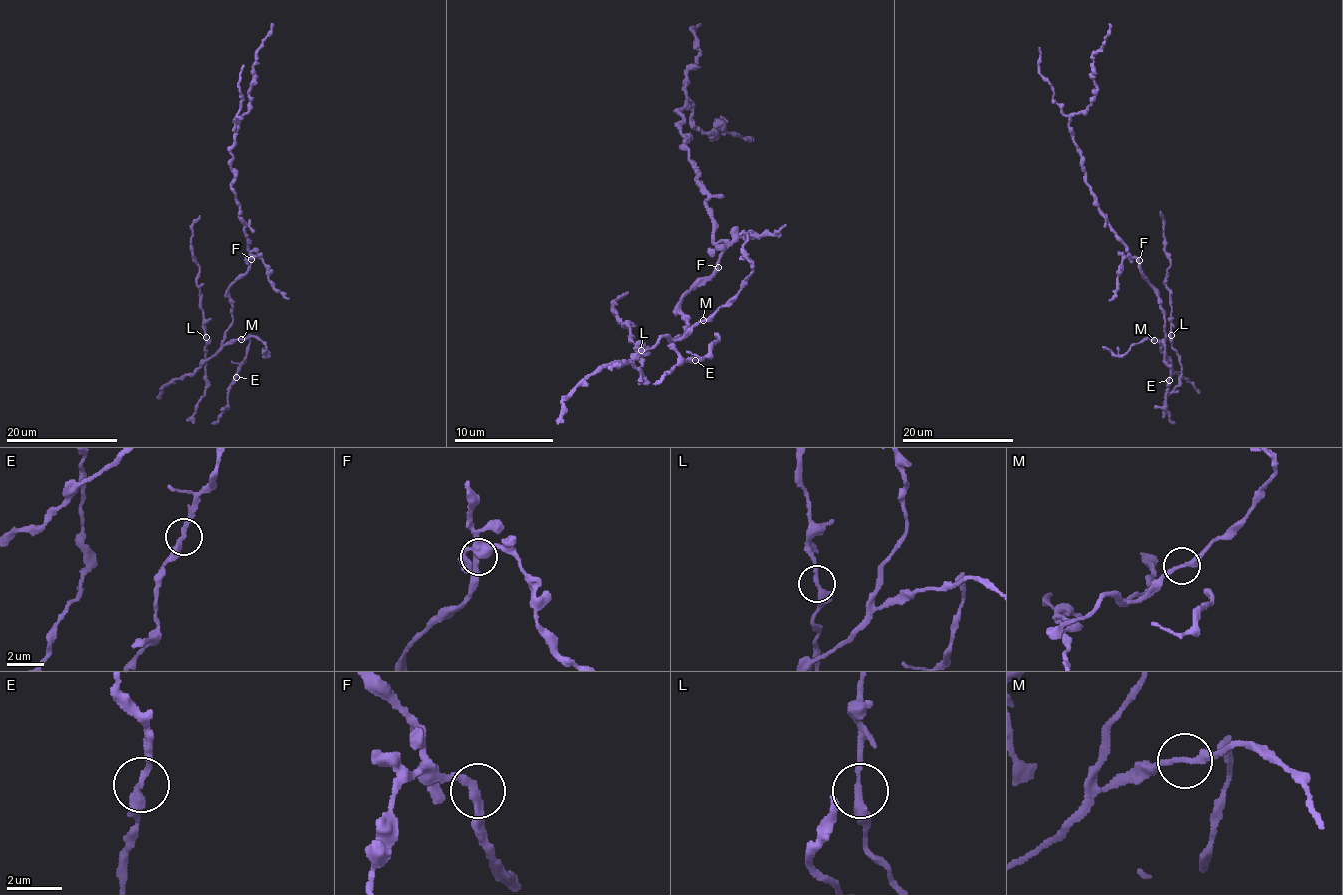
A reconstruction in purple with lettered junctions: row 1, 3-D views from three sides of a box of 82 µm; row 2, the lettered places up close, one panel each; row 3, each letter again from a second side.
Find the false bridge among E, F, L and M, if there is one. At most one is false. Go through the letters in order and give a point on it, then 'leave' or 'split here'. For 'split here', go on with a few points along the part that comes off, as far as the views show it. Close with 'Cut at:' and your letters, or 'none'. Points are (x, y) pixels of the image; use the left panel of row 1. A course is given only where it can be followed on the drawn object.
E: place (236, 377); leave
F: place (251, 259); leave
L: place (206, 337); leave
M: place (241, 339); leave
Cut at: none

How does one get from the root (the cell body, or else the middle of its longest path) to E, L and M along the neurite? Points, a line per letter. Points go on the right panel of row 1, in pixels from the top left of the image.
E: (1138, 260), (1142, 277), (1153, 287), (1164, 314), (1165, 341), (1154, 341), (1161, 340), (1164, 346), (1169, 379)
L: (1138, 260), (1142, 277), (1153, 287), (1164, 314), (1165, 341), (1161, 350), (1169, 359), (1176, 354), (1171, 335)
M: (1138, 260), (1142, 277), (1153, 287), (1164, 314), (1165, 341), (1161, 344), (1154, 340)

